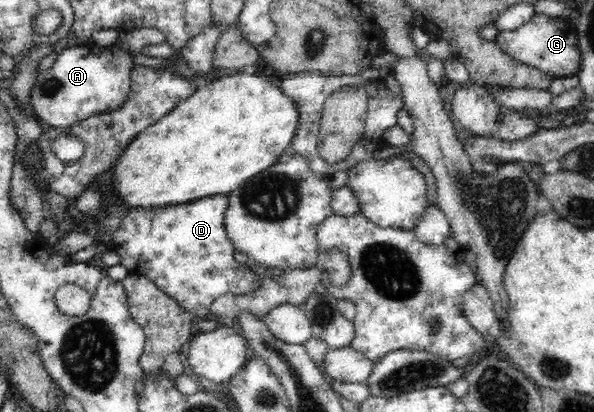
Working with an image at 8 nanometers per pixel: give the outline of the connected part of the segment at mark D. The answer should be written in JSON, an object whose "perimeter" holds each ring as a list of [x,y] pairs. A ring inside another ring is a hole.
{"perimeter":[[[214,194],[214,195],[204,195],[201,198],[194,199],[191,202],[186,203],[176,203],[170,204],[164,207],[131,207],[127,210],[127,216],[125,216],[120,224],[120,227],[112,234],[111,241],[119,257],[121,257],[121,265],[125,266],[129,270],[130,274],[144,275],[150,278],[153,283],[156,284],[160,290],[163,290],[170,298],[173,298],[183,310],[190,314],[194,320],[201,320],[209,316],[210,306],[219,299],[219,296],[223,294],[235,294],[239,295],[243,292],[254,291],[255,288],[259,286],[259,277],[252,271],[249,272],[247,269],[243,268],[240,264],[235,262],[233,243],[228,239],[227,231],[225,230],[225,212],[227,212],[229,206],[229,200],[227,199],[227,194]]]}

